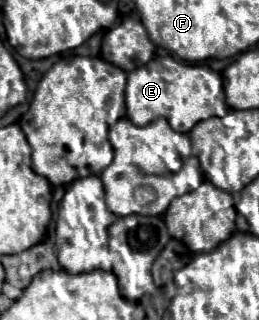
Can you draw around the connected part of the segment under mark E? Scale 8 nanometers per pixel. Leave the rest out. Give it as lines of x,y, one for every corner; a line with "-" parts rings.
166,55
162,59
154,57
144,67
128,73
126,109
134,125
146,125
158,117
164,117
168,119
170,127
180,133
188,133
202,119
222,117
228,113
222,77
206,65
184,63
174,59
172,55

